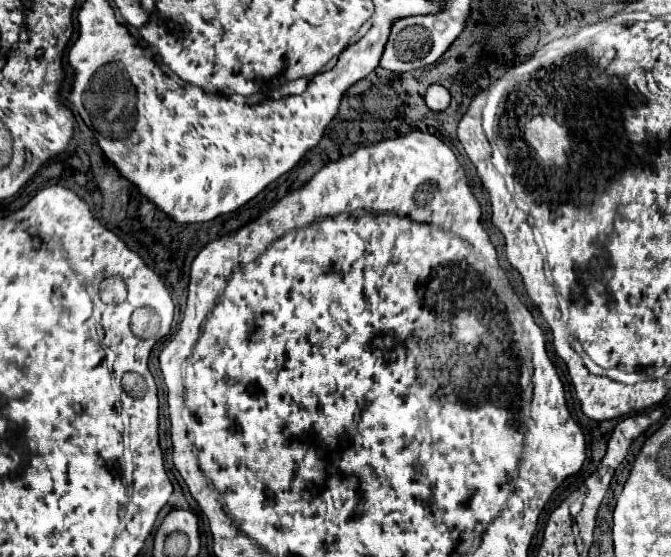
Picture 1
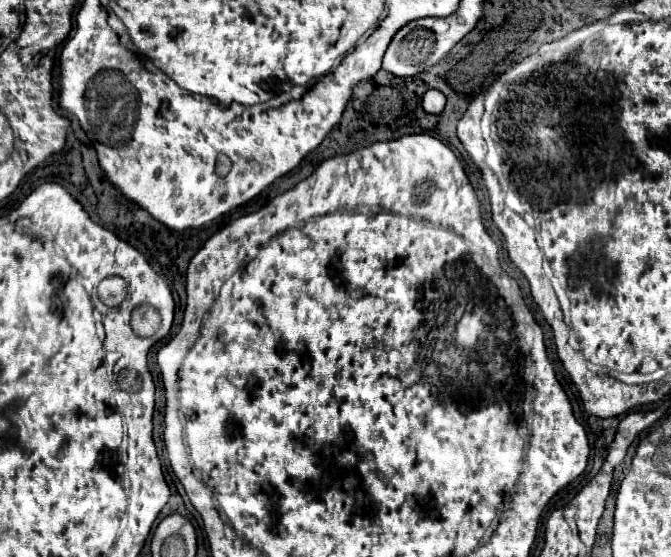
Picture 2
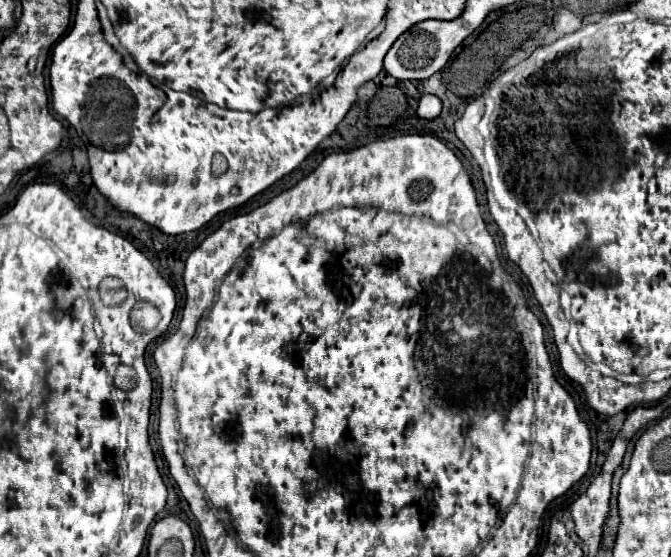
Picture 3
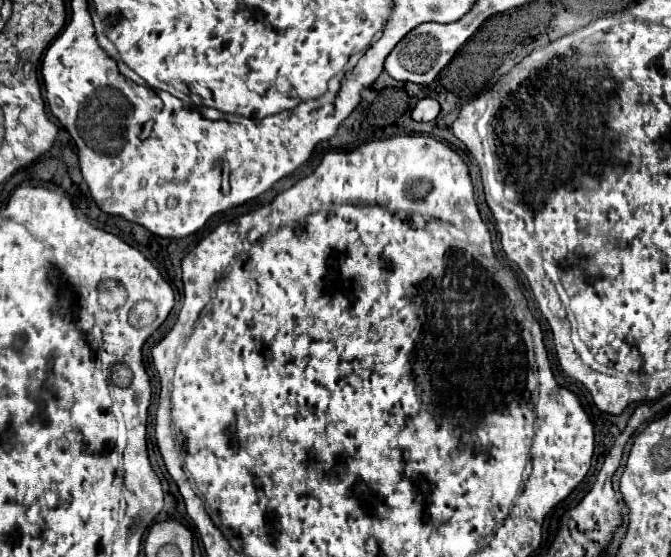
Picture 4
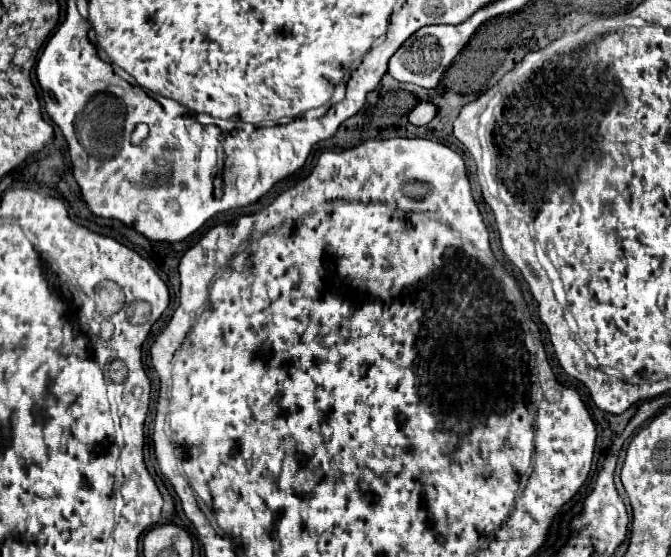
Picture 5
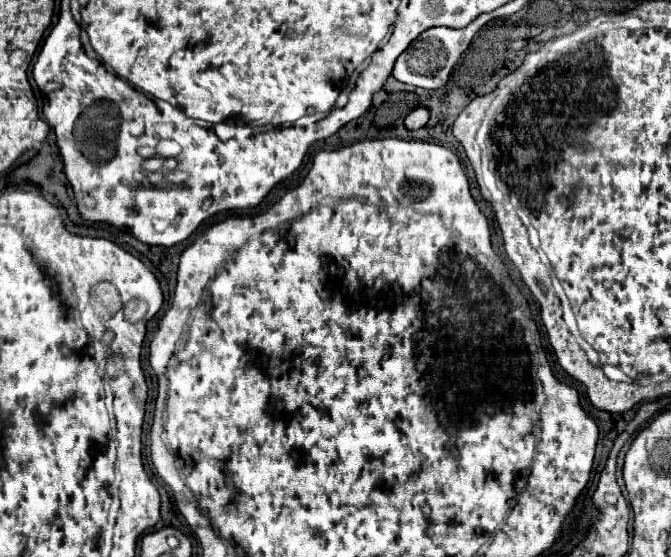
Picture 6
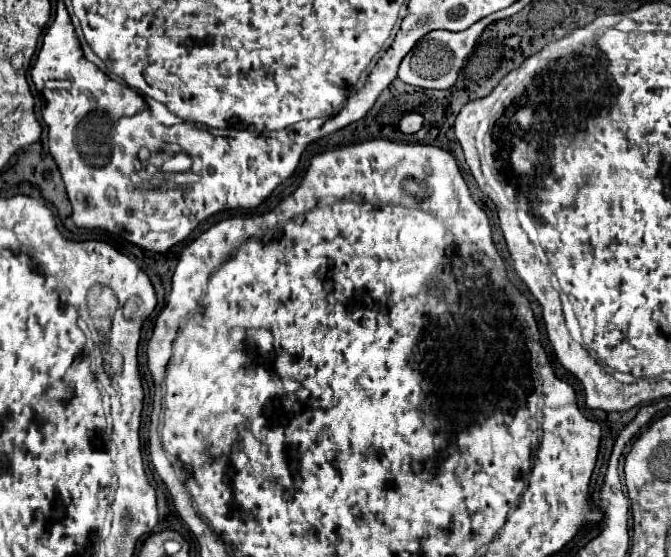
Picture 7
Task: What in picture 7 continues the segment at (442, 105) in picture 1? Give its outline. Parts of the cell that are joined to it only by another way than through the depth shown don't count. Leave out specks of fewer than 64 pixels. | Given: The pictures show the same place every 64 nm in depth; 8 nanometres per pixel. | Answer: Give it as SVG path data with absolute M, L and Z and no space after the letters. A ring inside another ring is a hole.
M410 112L400 120L400 130L404 134L414 134L422 128L422 124L424 124L424 116L418 114L418 112Z

